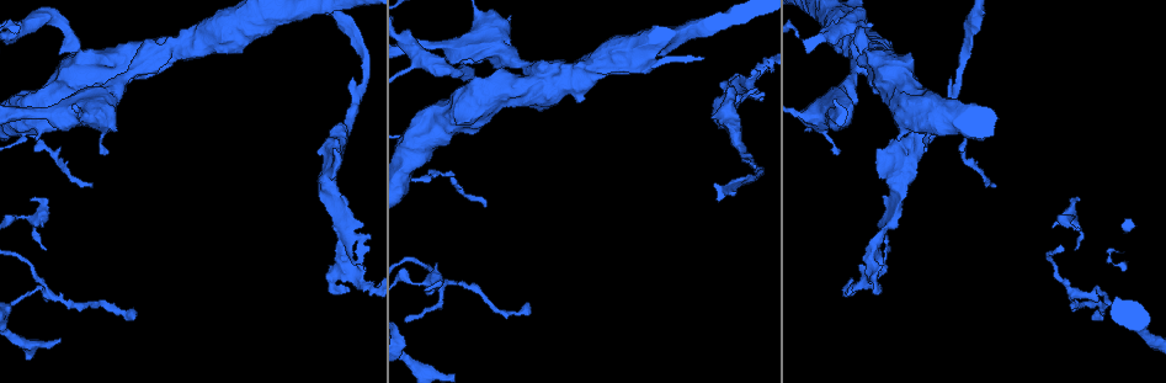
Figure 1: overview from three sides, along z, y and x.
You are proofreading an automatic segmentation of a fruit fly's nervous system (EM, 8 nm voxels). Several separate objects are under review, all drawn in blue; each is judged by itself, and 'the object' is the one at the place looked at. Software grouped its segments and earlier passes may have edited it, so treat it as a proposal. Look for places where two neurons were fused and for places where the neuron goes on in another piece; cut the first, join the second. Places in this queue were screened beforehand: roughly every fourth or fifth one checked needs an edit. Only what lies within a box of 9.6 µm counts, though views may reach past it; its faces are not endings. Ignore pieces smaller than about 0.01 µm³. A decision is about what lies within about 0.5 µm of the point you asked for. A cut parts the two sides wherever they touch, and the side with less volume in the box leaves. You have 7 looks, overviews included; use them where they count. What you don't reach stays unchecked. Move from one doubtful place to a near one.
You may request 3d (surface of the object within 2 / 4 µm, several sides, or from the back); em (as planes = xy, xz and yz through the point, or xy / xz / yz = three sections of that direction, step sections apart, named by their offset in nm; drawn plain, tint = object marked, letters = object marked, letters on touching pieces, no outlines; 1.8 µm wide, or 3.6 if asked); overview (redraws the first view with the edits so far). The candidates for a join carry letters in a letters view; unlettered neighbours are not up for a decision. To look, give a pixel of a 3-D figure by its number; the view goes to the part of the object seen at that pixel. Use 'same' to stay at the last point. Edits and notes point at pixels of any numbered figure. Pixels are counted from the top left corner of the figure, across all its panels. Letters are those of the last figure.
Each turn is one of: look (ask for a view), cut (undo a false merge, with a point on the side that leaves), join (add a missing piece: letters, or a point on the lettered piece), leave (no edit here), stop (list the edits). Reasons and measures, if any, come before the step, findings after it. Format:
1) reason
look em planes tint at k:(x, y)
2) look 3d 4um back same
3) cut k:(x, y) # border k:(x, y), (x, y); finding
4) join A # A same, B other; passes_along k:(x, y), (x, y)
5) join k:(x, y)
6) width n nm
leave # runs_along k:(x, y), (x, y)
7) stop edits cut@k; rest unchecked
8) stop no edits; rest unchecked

narrows sharply
look 3d 4um at 1:(533, 76)

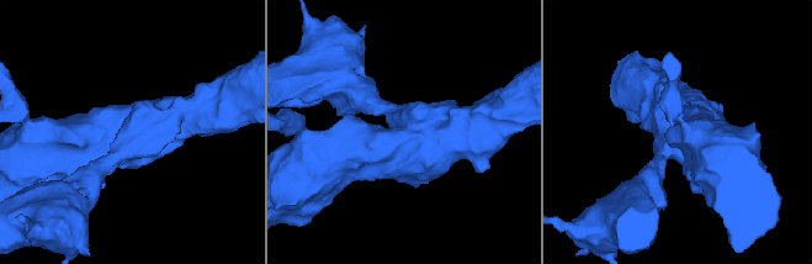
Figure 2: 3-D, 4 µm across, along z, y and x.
shape alone is not enough
look em 3.6um planes letters at 2:(124, 146)

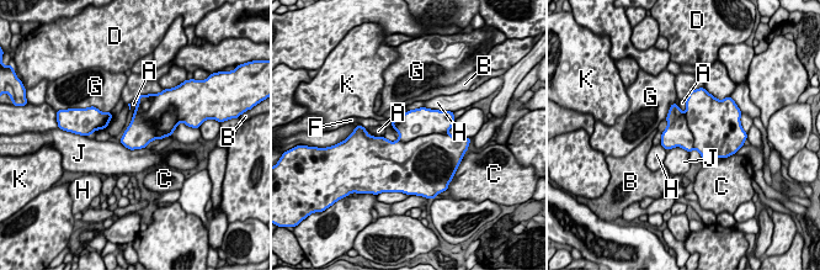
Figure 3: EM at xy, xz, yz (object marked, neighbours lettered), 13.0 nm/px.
cut 3:(422, 121) # A other, B other, C other, D other, F other, G other, H other, J other, K other; border 3:(446, 132), (398, 139); two neurons meet here

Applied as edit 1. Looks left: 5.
sudden change in width
look 3d 2um back at 1:(738, 148)

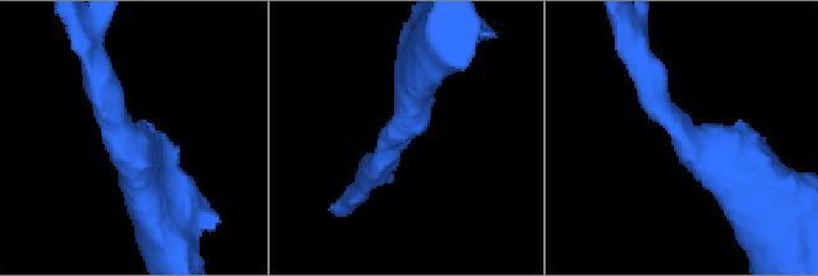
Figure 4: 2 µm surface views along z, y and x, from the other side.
arm_widths 200, 440 nm
look em planes letters at 4:(693, 145)

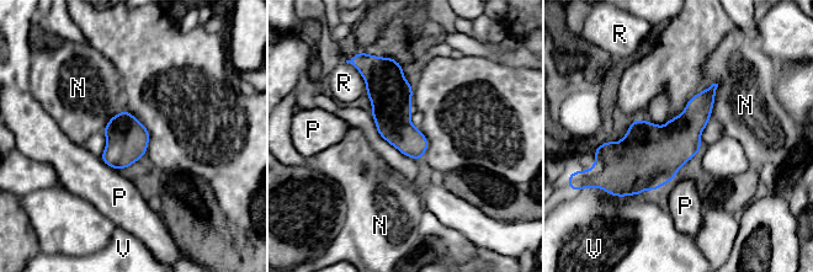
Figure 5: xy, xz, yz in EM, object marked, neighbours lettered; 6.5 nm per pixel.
width 240 nm
leave # N other, P other, R other, V other; border 5:(717, 83), (708, 121); all the same neuron

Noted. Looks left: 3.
thin neck
look 3d 4um at 2:(4, 85)

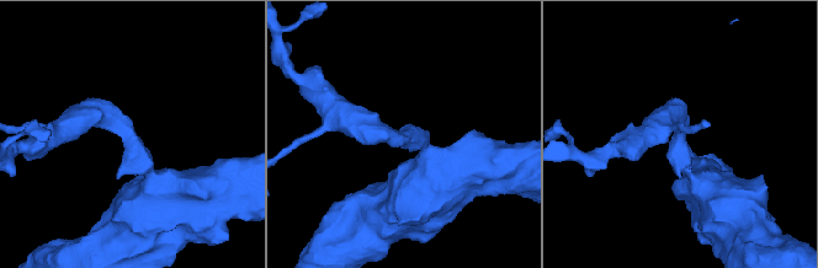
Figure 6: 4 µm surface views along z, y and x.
arm_widths 340, 340 nm; need the tissue
look em planes tint at 6:(128, 134)

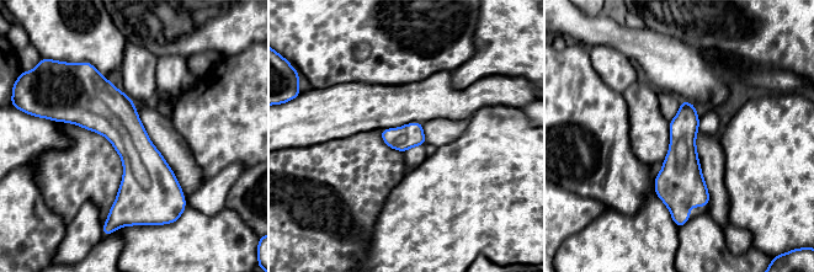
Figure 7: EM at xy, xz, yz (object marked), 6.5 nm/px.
see the neighbours
look em planes letters same

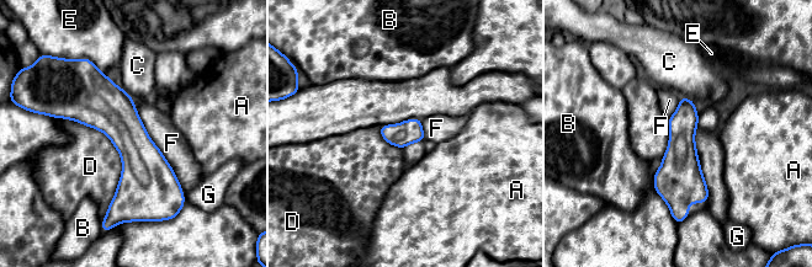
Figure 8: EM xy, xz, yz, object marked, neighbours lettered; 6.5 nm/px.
width 160 nm
leave # A other, B other, C other, D other, E other, F other, G other; border 8:(58, 117), (118, 153), (106, 215); all the same neuron

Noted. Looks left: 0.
stop edits cut@3; rest unchecked

